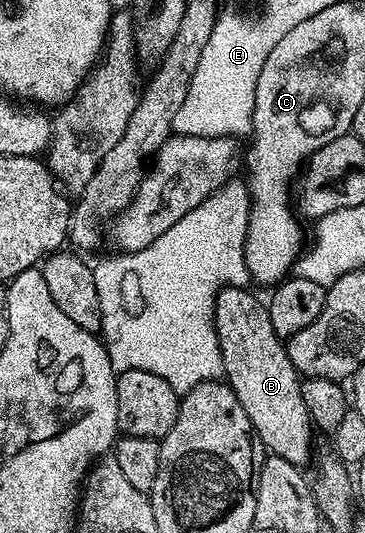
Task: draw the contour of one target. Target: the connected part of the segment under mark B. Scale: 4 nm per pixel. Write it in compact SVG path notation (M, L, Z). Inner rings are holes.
M223 287L222 292L214 298L214 328L220 341L225 382L236 393L236 401L244 405L244 413L248 413L248 421L252 421L259 444L269 454L284 457L284 461L309 464L312 459L312 424L308 409L304 409L302 379L288 357L284 340L276 333L276 329L272 329L269 306L263 300L261 303L246 287Z

